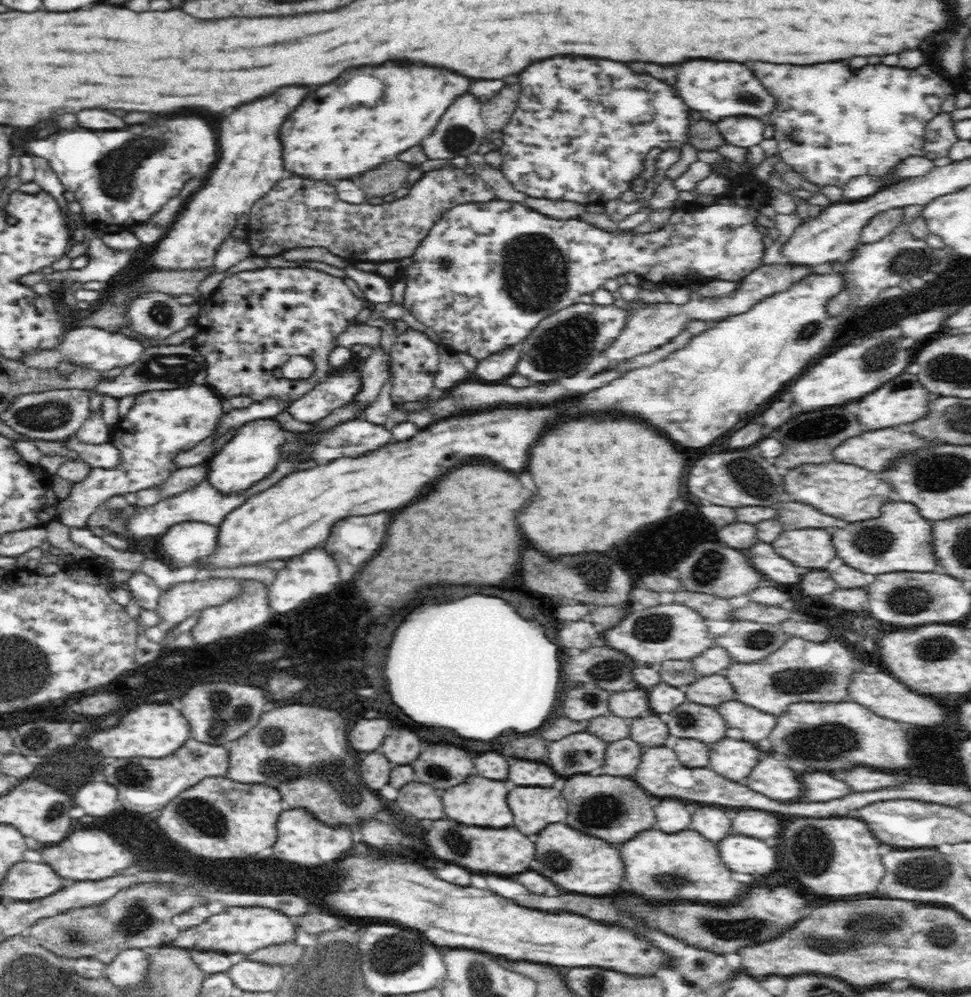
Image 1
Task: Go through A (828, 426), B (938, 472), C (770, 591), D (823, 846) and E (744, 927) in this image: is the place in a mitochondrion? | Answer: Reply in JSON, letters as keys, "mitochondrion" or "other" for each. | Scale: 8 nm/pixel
{"A":"mitochondrion","B":"mitochondrion","C":"other","D":"mitochondrion","E":"mitochondrion"}

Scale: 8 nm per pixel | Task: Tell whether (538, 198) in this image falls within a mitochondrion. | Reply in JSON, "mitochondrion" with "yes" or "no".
{"mitochondrion":"no"}

